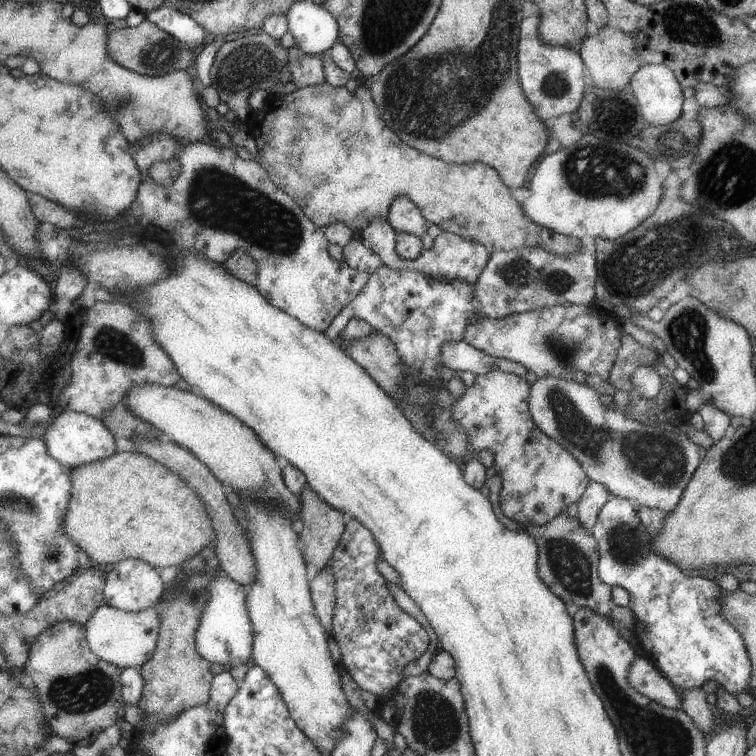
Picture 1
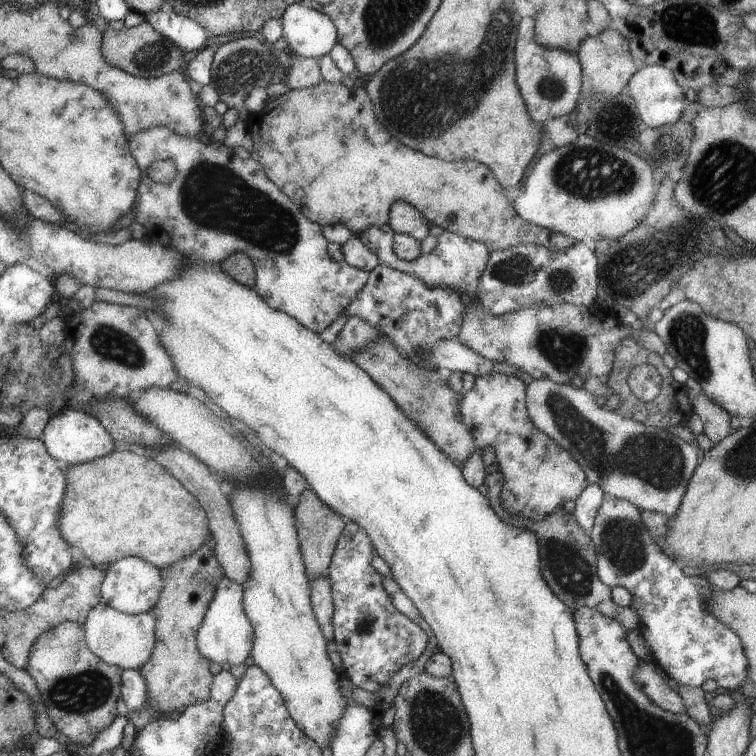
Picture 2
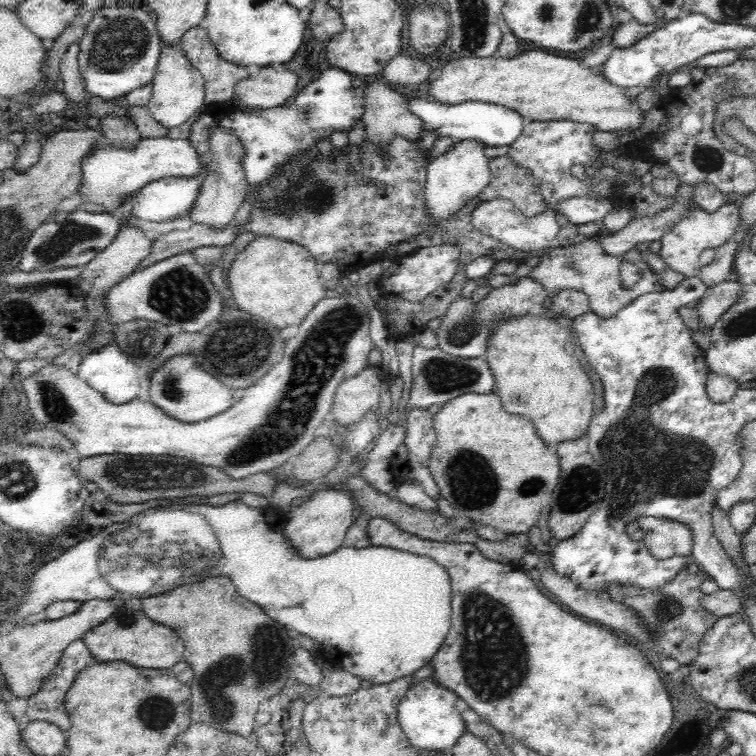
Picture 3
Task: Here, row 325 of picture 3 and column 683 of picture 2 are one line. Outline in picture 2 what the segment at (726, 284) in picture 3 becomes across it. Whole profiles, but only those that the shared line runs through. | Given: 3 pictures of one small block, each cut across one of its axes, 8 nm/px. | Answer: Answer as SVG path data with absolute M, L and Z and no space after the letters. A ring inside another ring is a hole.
M639 660L634 672L635 684L646 693L647 698L667 712L683 714L686 712L685 702L681 694L672 690L659 674L655 672L655 663Z

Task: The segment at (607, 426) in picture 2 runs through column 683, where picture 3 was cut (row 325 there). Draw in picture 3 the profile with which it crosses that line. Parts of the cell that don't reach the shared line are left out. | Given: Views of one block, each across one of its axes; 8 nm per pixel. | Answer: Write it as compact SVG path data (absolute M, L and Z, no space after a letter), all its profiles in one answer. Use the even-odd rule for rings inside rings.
M521 277L513 284L496 287L485 299L471 305L470 298L456 300L448 306L448 312L443 316L440 327L435 330L438 336L438 346L450 356L460 358L484 357L487 350L487 338L491 328L495 327L496 319L506 319L510 316L520 316L528 313L532 304L542 303L547 292L534 280Z

